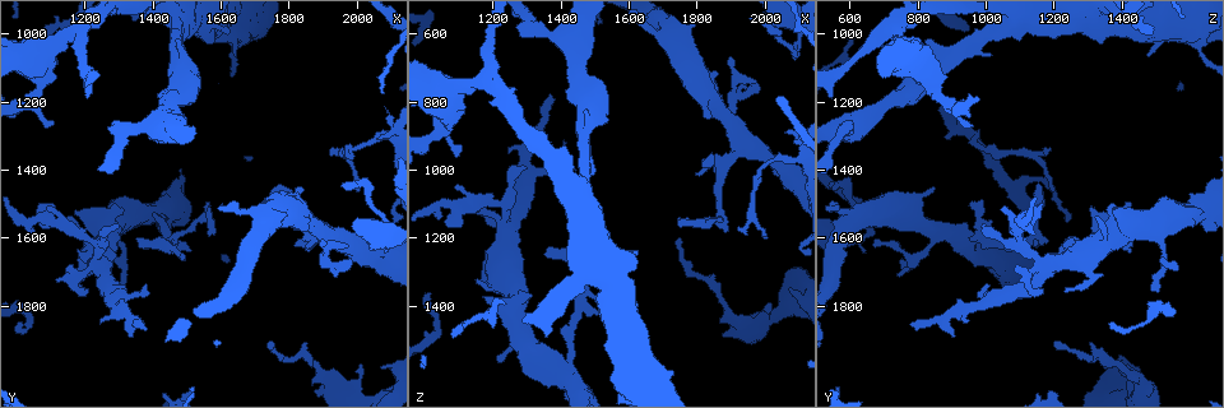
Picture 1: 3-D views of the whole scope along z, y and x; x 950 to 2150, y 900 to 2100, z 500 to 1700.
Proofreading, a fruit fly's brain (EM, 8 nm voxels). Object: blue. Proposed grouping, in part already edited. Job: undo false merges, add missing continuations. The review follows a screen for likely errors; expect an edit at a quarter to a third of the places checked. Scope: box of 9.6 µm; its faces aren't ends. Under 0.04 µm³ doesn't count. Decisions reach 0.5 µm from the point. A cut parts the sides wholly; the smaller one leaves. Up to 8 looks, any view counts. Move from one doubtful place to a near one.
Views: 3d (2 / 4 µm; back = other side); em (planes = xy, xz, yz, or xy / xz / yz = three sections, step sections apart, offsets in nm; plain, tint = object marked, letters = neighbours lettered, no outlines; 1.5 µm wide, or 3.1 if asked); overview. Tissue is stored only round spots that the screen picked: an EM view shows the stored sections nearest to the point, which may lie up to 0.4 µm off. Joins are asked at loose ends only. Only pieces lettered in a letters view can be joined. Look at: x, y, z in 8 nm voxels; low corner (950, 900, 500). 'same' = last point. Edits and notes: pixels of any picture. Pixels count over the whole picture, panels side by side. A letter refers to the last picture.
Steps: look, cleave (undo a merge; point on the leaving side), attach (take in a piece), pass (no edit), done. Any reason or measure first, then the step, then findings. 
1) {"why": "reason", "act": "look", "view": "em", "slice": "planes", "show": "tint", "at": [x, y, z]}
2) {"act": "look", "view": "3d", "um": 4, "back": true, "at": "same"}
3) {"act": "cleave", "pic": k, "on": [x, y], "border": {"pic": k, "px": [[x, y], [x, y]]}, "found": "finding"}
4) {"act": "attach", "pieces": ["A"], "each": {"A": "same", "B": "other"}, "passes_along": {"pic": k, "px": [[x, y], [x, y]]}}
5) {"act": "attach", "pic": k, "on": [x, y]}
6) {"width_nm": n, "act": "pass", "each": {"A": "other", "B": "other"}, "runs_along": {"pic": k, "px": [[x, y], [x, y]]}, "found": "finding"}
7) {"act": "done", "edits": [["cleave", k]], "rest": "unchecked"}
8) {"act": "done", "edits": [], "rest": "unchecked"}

{"why": "an open end", "act": "look", "view": "3d", "um": 2, "at": [1570, 1500, 1420]}

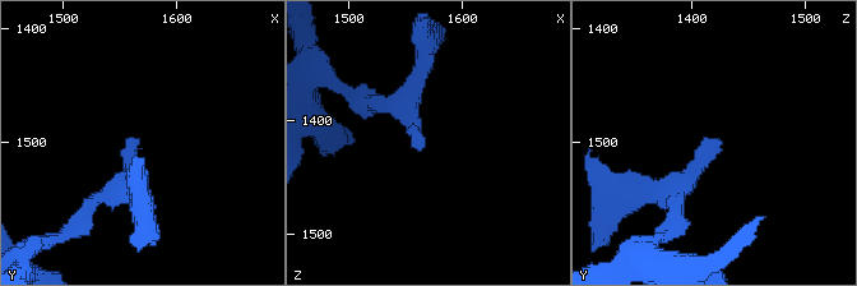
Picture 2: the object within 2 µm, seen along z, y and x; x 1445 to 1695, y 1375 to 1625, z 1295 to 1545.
{"why": "need the tissue", "act": "look", "view": "em", "slice": "xz", "step": 4, "show": "tint", "at": [1566, 1500, 1428]}

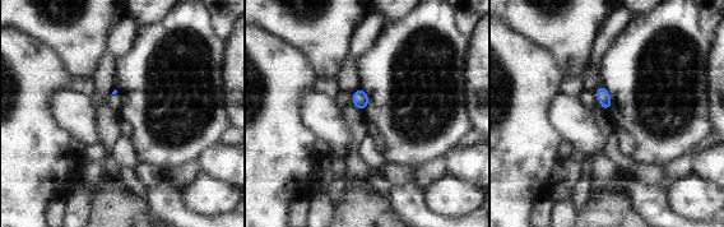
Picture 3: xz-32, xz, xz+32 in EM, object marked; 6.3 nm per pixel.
{"act": "look", "view": "em", "slice": "planes", "show": "letters", "at": "same"}

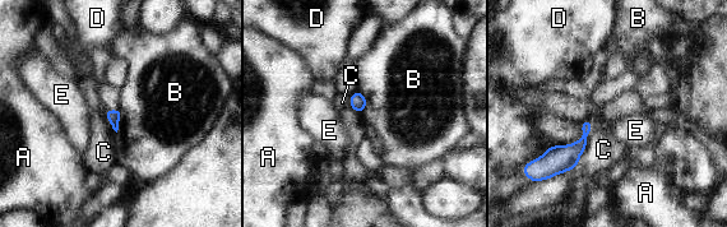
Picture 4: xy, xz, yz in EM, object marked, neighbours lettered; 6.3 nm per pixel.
{"longest_contact_nm": ["C", 460], "act": "pass", "each": {"A": "other", "B": "other", "C": "other", "D": "other", "E": "other"}, "border": {"pic": 4, "px": [[357, 88], [366, 100], [361, 114]]}, "found": "no lettered piece goes on from it"}

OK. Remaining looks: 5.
{"why": "branch stops here", "act": "look", "view": "em", "slice": "xz", "step": 8, "show": "tint", "at": [2010, 1980, 1410]}

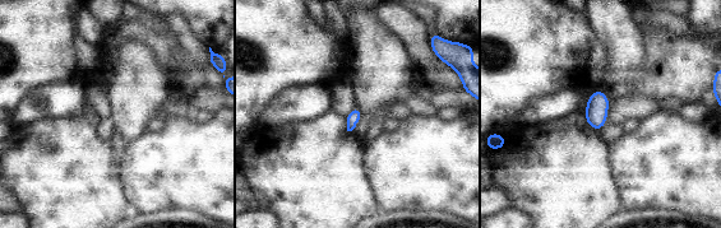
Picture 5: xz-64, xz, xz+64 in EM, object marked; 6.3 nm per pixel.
{"act": "look", "view": "em", "slice": "planes", "show": "letters", "at": "same"}

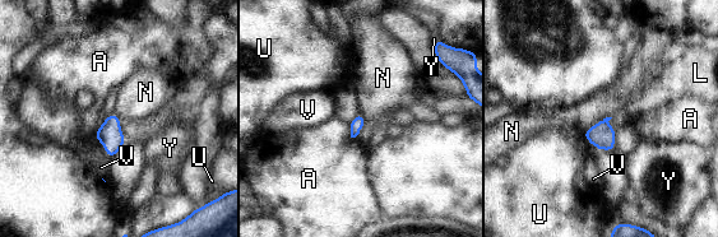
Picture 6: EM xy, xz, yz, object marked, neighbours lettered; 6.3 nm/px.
{"act": "pass", "each": {"A": "other", "L": "other", "N": "other", "U": "other", "V": "other", "Y": "other"}, "border": {"pic": 6, "px": [[611, 116], [601, 119], [582, 133]]}, "found": "none of them fits"}

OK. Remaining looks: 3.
{"why": "branch stops here", "act": "look", "view": "em", "slice": "xy", "step": 8, "show": "tint", "at": [1750, 1900, 1200]}

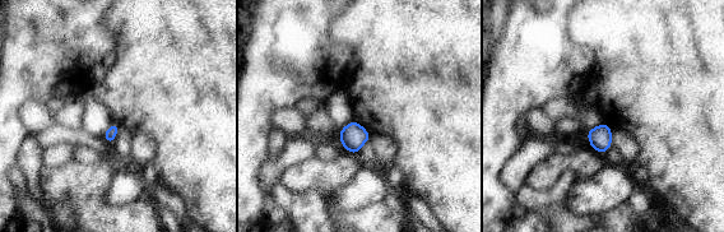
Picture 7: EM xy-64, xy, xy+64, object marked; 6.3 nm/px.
{"why": "another direction", "act": "look", "view": "em", "slice": "planes", "show": "letters", "at": "same"}

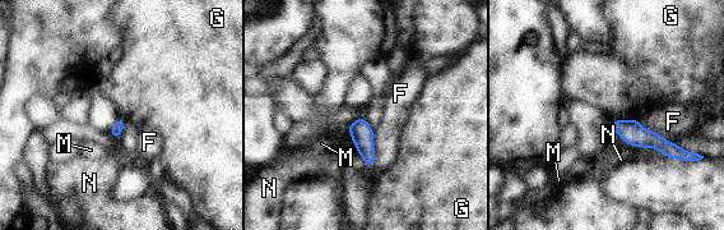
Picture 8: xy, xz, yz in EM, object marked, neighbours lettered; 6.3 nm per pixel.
{"act": "pass", "each": {"F": "other", "G": "other", "M": "other", "N": "other"}, "runs_along": {"pic": 8, "px": [[615, 123], [676, 152]]}, "found": "none of them fits"}

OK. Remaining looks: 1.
{"act": "done", "edits": [], "rest": "unchecked"}

